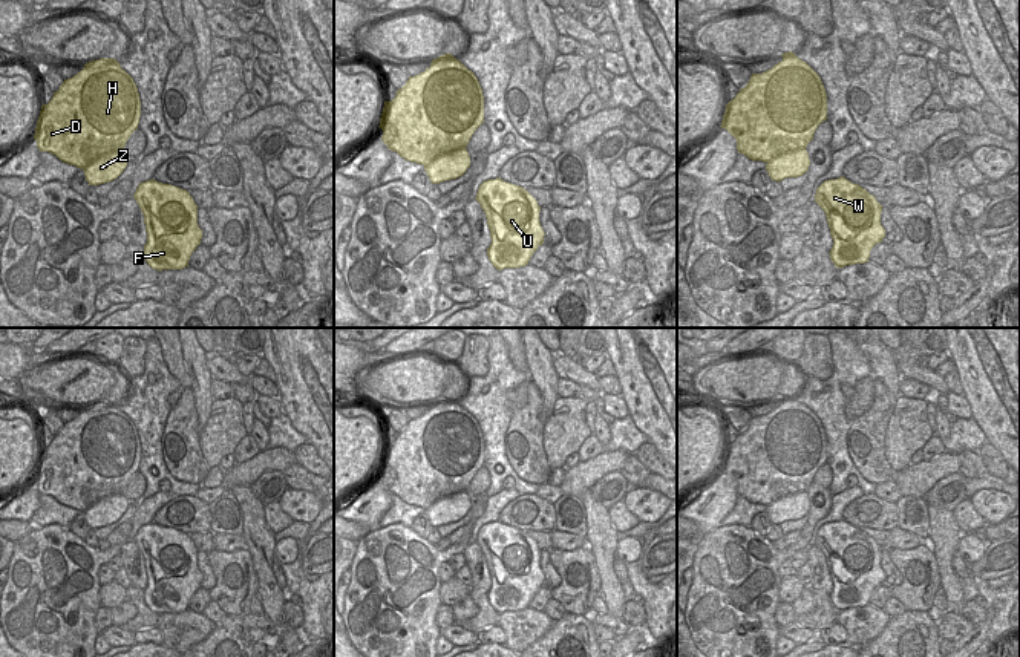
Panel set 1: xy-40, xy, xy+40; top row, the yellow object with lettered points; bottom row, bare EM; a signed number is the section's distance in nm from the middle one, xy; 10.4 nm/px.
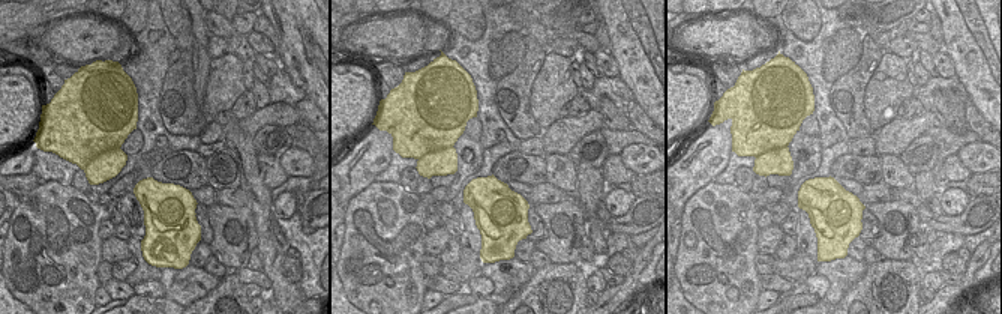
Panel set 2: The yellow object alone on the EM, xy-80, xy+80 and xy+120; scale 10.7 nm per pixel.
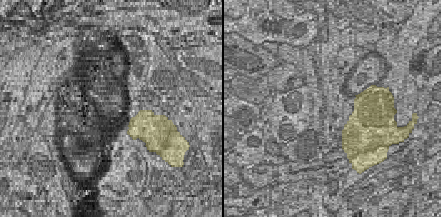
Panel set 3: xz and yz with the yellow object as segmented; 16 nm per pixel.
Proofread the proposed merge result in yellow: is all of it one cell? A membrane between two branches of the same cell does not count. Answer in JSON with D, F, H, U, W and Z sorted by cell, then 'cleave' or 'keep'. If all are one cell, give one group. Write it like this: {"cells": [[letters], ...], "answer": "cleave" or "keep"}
{"cells": [["D", "H"], ["F", "U", "W", "Z"]], "answer": "cleave"}

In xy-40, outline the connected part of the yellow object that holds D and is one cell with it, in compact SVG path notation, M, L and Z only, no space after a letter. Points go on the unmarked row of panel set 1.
M100 401L63 424L52 443L41 449L34 482L40 495L84 513L96 501L123 493L138 472L141 443L133 421L115 401Z

